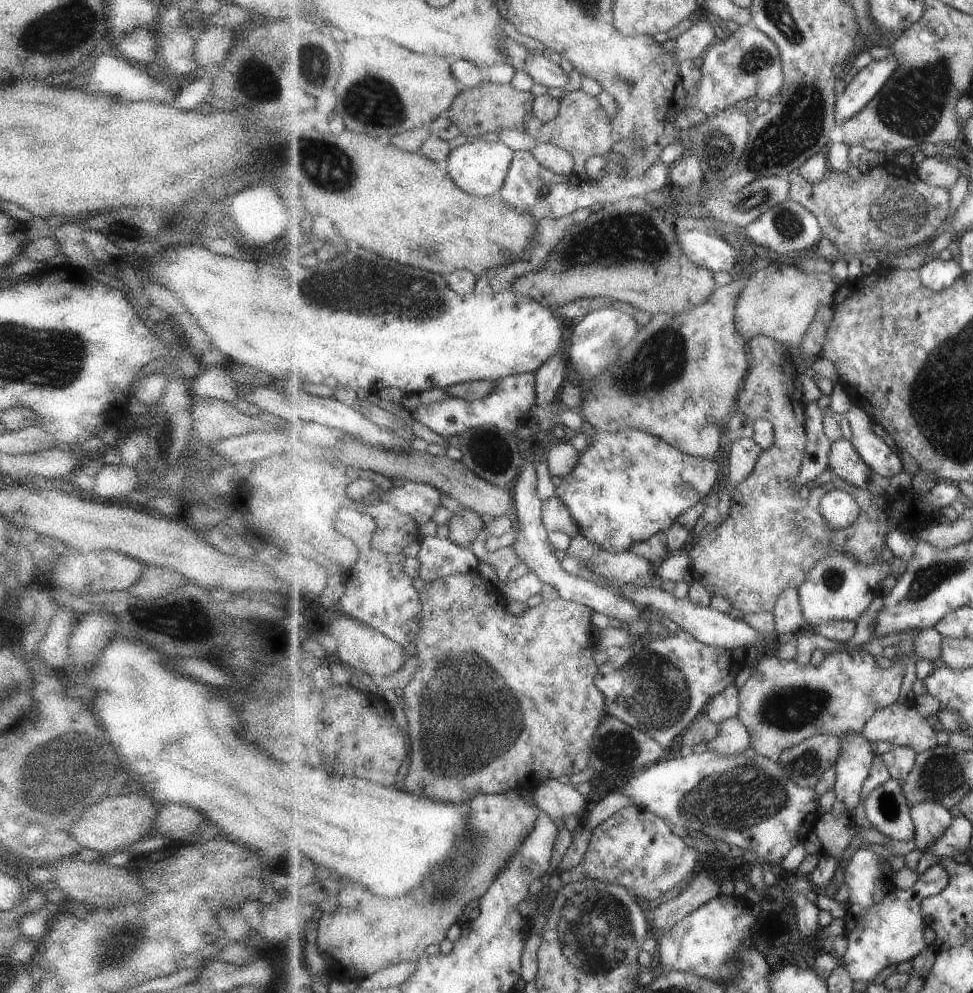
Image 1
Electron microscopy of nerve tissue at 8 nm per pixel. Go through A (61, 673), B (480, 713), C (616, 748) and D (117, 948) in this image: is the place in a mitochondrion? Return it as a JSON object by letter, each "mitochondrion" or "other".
{"A":"other","B":"mitochondrion","C":"mitochondrion","D":"mitochondrion"}

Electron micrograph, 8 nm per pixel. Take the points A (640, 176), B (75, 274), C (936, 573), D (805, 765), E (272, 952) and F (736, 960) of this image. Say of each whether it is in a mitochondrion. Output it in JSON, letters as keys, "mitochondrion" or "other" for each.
{"A":"other","B":"other","C":"mitochondrion","D":"mitochondrion","E":"other","F":"other"}

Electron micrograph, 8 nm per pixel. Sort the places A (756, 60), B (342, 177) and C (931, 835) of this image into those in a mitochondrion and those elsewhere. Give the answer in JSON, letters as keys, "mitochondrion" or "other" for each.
{"A":"mitochondrion","B":"mitochondrion","C":"other"}

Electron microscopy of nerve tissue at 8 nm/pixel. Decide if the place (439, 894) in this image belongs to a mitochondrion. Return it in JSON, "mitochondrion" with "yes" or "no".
{"mitochondrion":"yes"}

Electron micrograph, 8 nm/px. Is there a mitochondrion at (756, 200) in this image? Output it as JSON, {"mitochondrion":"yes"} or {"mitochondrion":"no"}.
{"mitochondrion":"yes"}

